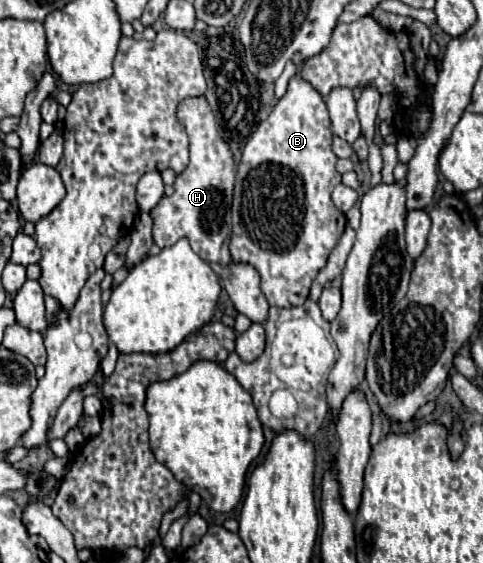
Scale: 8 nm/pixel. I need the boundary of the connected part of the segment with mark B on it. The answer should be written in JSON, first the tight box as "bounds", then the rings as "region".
{"bounds":[231,75,347,307],"region":[[[295,75],[289,83],[287,95],[277,101],[271,115],[259,123],[243,149],[241,163],[237,165],[235,193],[233,193],[233,233],[231,257],[235,263],[249,263],[261,275],[261,291],[273,307],[299,307],[309,297],[309,287],[319,269],[325,267],[331,249],[337,245],[345,231],[347,219],[333,205],[331,193],[341,183],[335,169],[335,153],[331,151],[331,129],[325,99]]]}

